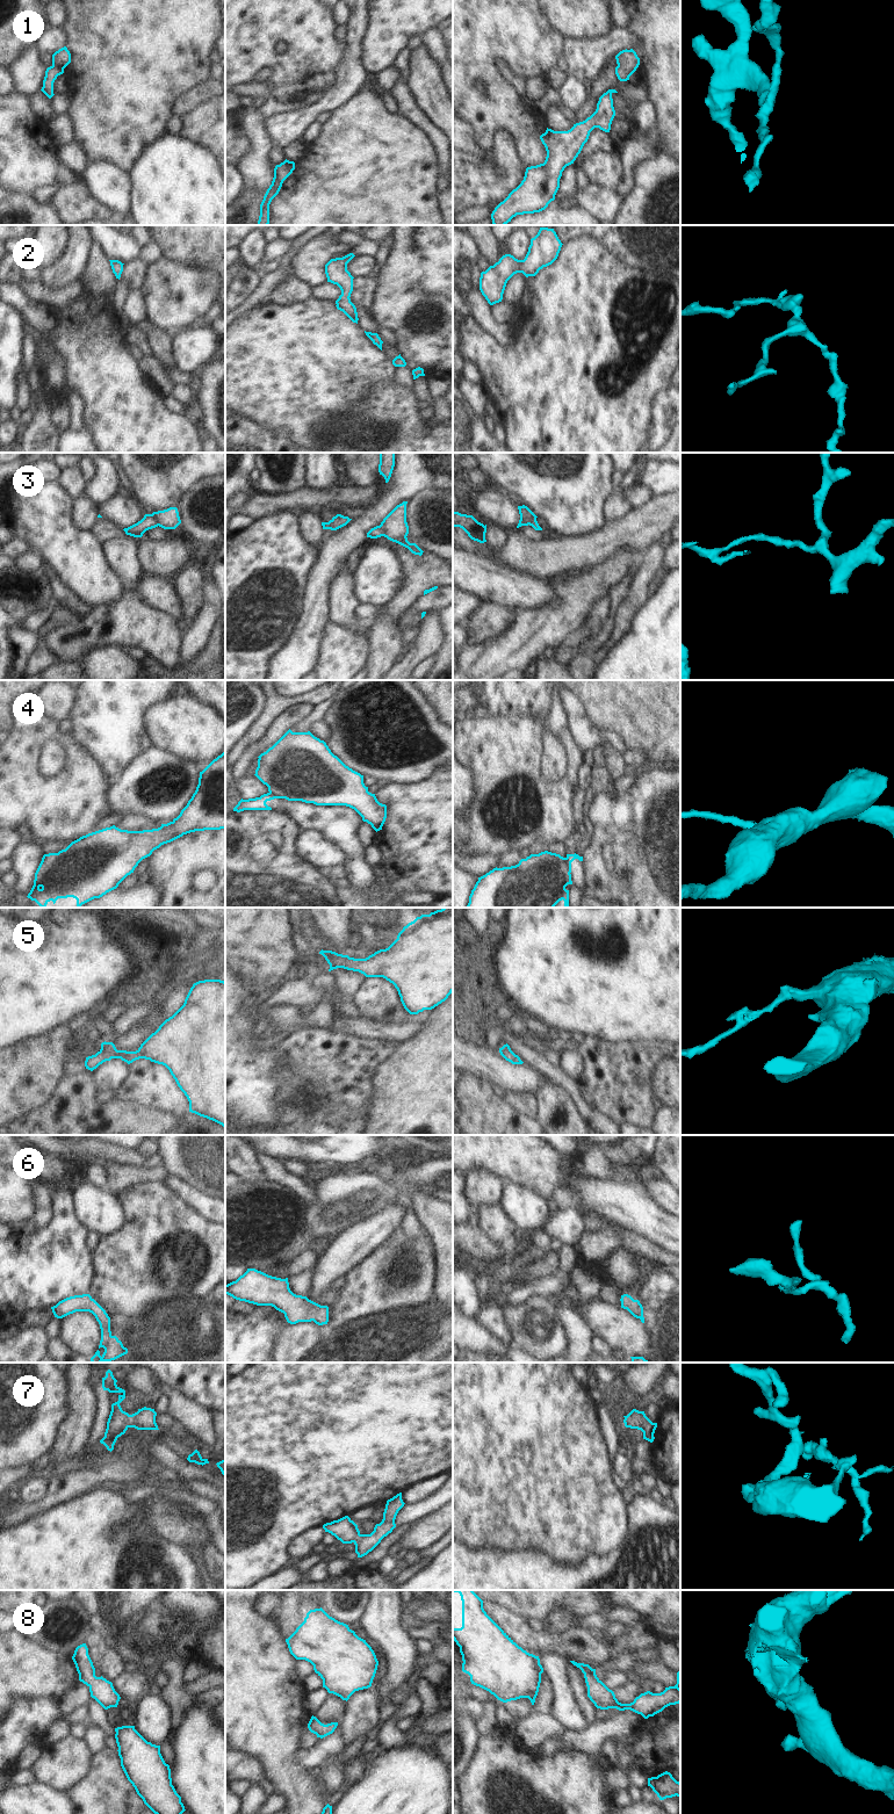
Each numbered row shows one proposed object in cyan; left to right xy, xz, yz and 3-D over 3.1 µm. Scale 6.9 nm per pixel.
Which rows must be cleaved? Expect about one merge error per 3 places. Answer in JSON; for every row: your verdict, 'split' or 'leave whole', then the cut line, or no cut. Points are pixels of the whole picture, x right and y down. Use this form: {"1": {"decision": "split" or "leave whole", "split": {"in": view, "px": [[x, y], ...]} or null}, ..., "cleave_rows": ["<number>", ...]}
{"1": {"decision": "leave whole", "split": null}, "2": {"decision": "leave whole", "split": null}, "3": {"decision": "split", "split": {"in": "xy", "px": [[151, 514], [158, 525]]}}, "4": {"decision": "split", "split": {"in": "yz", "px": [[564, 858], [570, 872]]}}, "5": {"decision": "leave whole", "split": null}, "6": {"decision": "leave whole", "split": null}, "7": {"decision": "leave whole", "split": null}, "8": {"decision": "leave whole", "split": null}, "cleave_rows": ["3", "4"]}

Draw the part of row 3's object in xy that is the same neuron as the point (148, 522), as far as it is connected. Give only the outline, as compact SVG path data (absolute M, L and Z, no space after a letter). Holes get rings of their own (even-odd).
M145 514L144 518L138 521L137 523L124 528L127 535L134 536L134 537L142 537L143 534L152 528L158 527L157 521L154 520L152 514Z

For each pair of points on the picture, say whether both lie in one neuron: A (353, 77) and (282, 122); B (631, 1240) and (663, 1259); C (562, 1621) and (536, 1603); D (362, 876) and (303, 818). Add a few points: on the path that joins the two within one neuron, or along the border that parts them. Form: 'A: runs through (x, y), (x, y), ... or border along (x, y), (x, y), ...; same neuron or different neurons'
A: runs through (336, 94), (327, 102), (300, 118); same neuron
B: runs through (639, 1244), (655, 1252); same neuron
C: border along (577, 1614), (554, 1609), (540, 1624); different neurons
D: runs through (354, 858), (354, 851), (322, 821); same neuron

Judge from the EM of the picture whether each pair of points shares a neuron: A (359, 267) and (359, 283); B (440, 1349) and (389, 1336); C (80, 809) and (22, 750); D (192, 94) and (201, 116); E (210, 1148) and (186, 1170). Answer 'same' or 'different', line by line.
A: different
B: same
C: same
D: different
E: same

